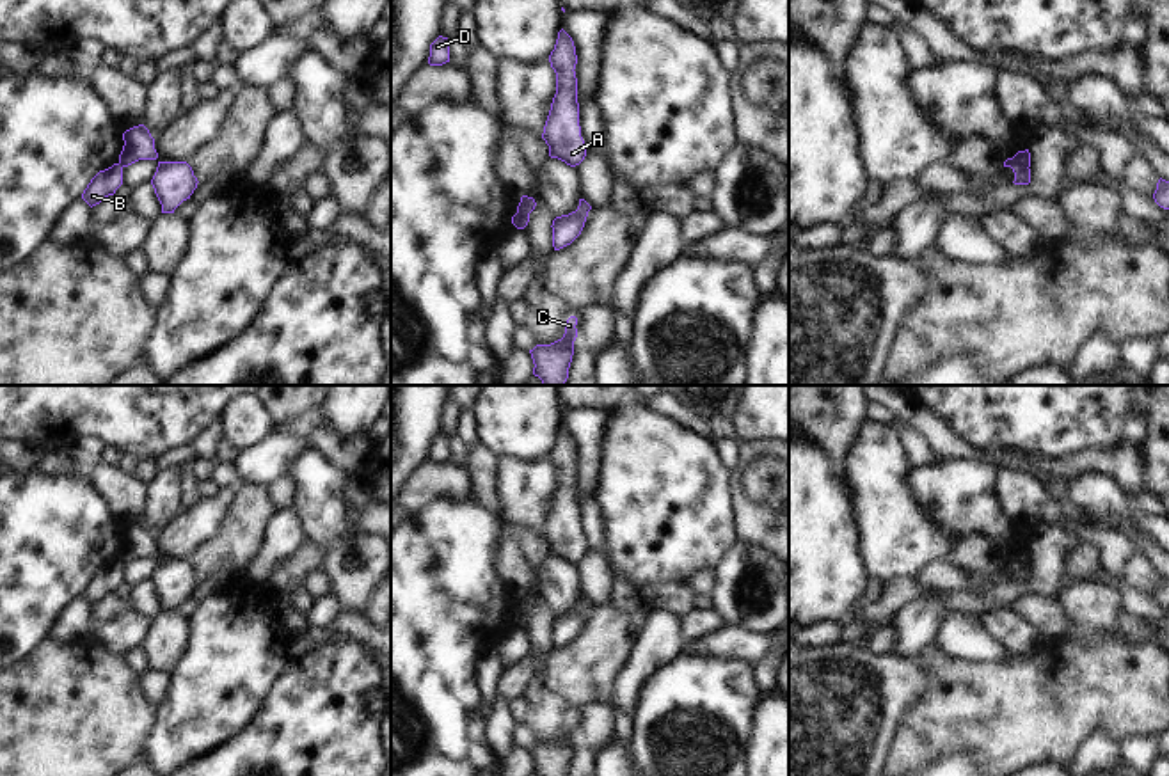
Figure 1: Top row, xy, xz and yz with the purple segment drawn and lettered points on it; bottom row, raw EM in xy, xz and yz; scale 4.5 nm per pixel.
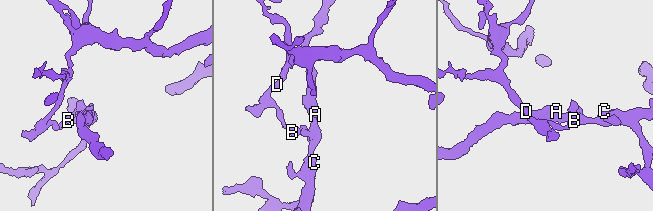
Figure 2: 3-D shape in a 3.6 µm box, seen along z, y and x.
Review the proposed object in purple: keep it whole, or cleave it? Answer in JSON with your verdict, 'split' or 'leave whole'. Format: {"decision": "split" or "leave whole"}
{"decision": "split"}

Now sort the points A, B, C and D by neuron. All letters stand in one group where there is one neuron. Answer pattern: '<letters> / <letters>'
A C / B D

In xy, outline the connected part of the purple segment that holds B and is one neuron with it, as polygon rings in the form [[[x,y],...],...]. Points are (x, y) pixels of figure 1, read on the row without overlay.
[[[114,561],[112,565],[99,568],[82,591],[82,597],[92,606],[105,595],[114,593],[123,582],[123,563]]]

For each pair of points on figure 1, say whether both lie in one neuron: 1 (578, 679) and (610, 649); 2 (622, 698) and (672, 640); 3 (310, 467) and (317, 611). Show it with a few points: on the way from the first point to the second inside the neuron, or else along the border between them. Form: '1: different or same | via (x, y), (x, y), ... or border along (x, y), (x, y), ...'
1: same | via (585, 672), (603, 654)
2: same | via (628, 682), (656, 652)
3: different | border along (331, 592), (343, 609)

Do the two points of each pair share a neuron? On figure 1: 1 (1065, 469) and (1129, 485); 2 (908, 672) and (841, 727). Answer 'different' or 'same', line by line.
1: same
2: same

